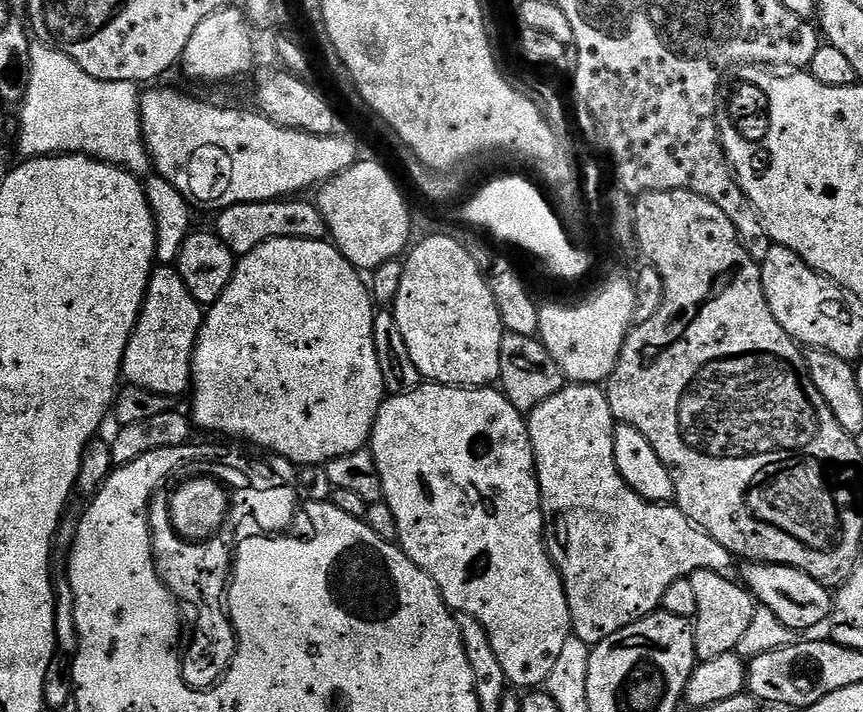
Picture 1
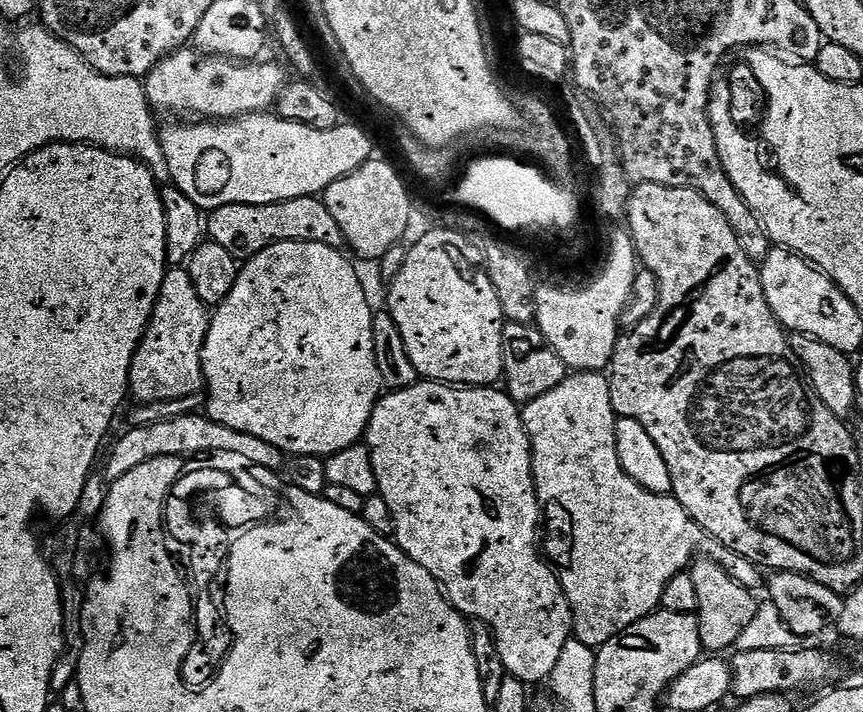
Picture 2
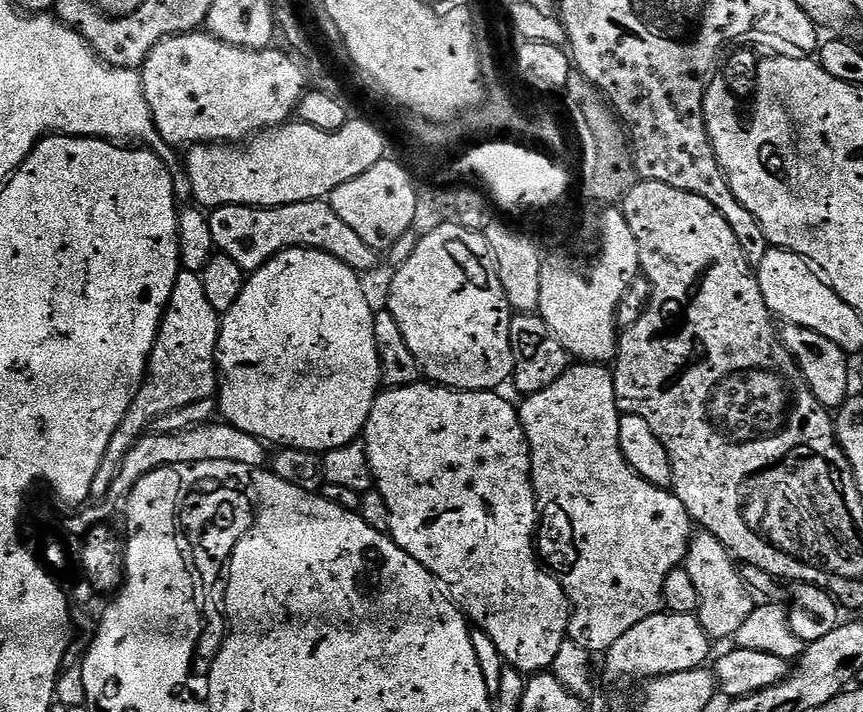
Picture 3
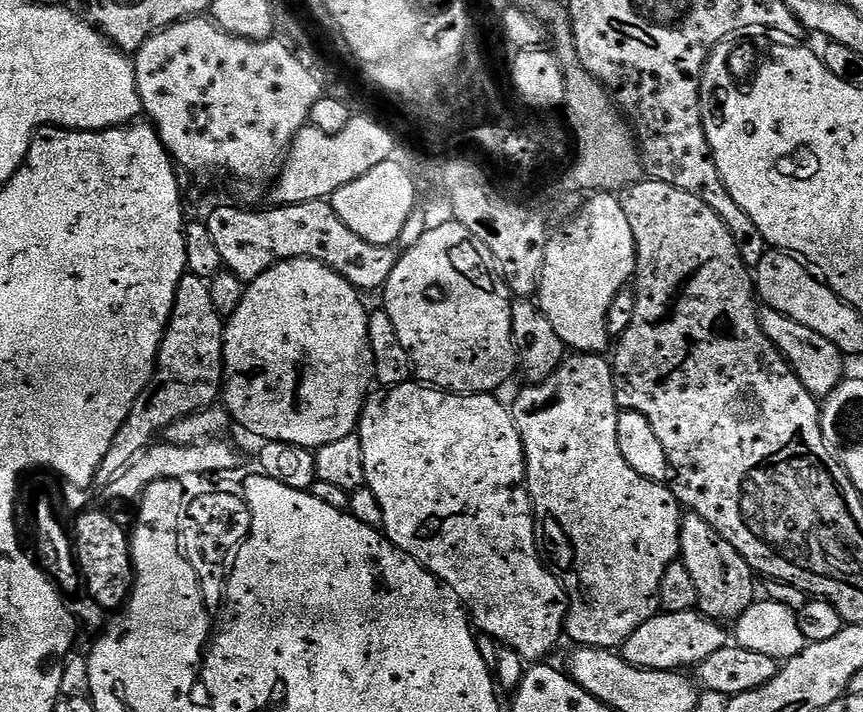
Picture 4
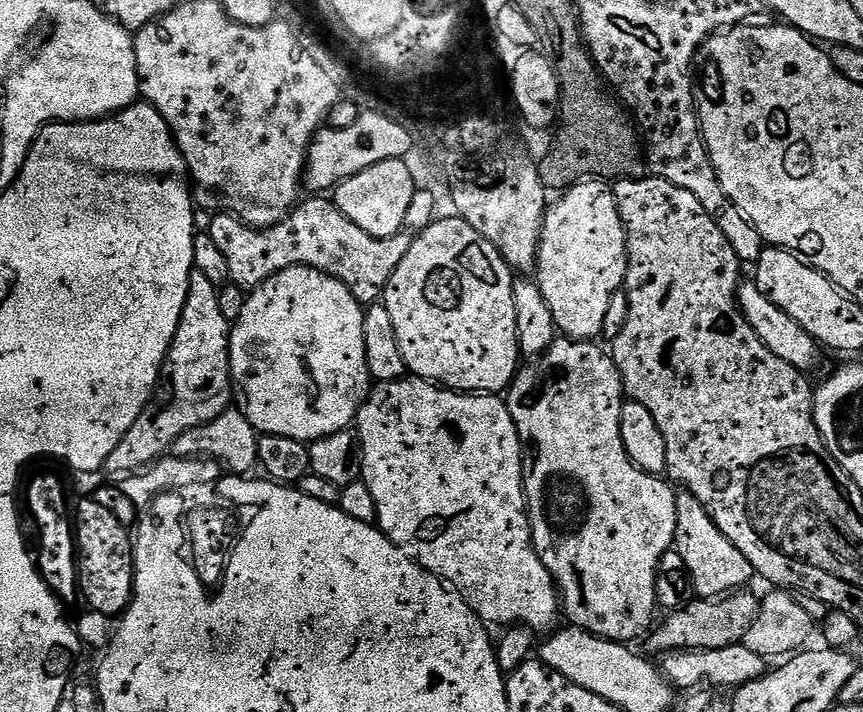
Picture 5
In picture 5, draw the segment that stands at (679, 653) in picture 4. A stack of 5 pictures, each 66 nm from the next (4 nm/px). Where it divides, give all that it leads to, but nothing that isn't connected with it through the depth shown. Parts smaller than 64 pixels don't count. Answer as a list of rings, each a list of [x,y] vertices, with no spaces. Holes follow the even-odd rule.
[[[737,590],[719,598],[697,598],[686,607],[673,611],[669,615],[672,617],[647,637],[649,650],[657,654],[685,650],[693,652],[718,650],[722,646],[741,643],[746,630],[750,630],[750,626],[754,623],[754,618],[758,618],[760,609],[758,596],[748,591],[752,590]]]

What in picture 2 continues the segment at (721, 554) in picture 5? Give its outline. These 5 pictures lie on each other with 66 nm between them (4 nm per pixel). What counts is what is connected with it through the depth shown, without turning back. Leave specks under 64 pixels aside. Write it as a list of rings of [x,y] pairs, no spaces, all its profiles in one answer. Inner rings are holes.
[[[700,558],[691,565],[694,586],[698,586],[698,606],[696,612],[700,621],[700,646],[712,654],[724,654],[724,651],[735,649],[742,630],[754,618],[758,600],[753,593],[748,592],[718,562]]]

